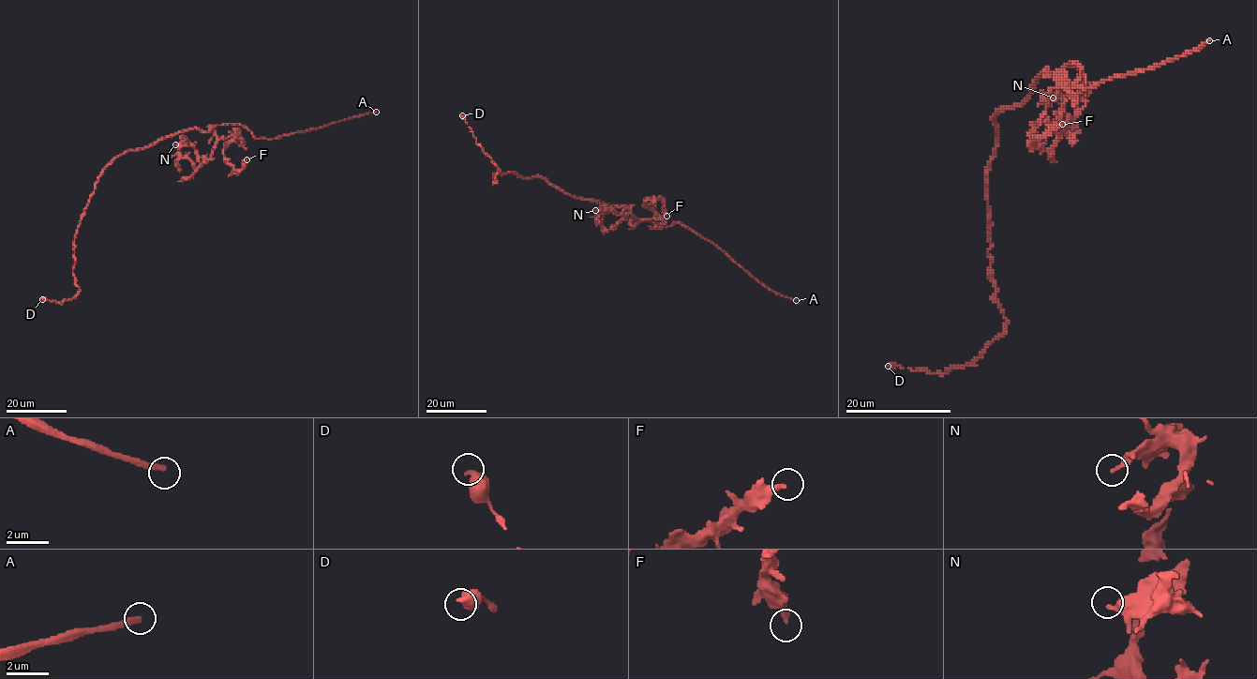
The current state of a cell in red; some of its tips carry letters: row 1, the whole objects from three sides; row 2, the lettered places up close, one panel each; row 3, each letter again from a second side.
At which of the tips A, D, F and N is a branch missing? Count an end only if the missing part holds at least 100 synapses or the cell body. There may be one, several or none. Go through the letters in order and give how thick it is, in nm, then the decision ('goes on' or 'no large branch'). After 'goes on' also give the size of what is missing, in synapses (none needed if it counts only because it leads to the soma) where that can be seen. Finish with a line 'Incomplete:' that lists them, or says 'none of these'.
A: calibre 280 nm; goes on; 300 synapses
D: calibre 550 nm; no large branch
F: calibre 300 nm; no large branch
N: calibre 280 nm; no large branch
Incomplete: A

